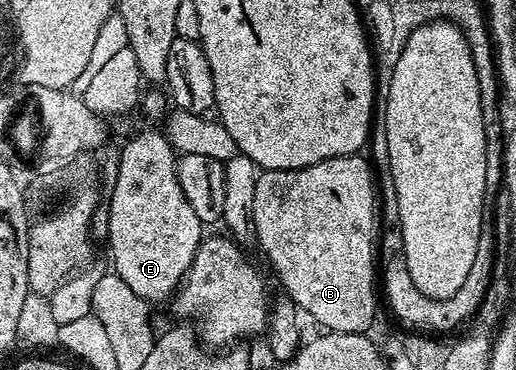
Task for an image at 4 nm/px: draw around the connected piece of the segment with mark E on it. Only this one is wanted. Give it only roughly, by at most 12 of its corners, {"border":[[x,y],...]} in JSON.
{"border":[[165,133],[121,147],[113,273],[147,303],[182,283],[204,223]]}

